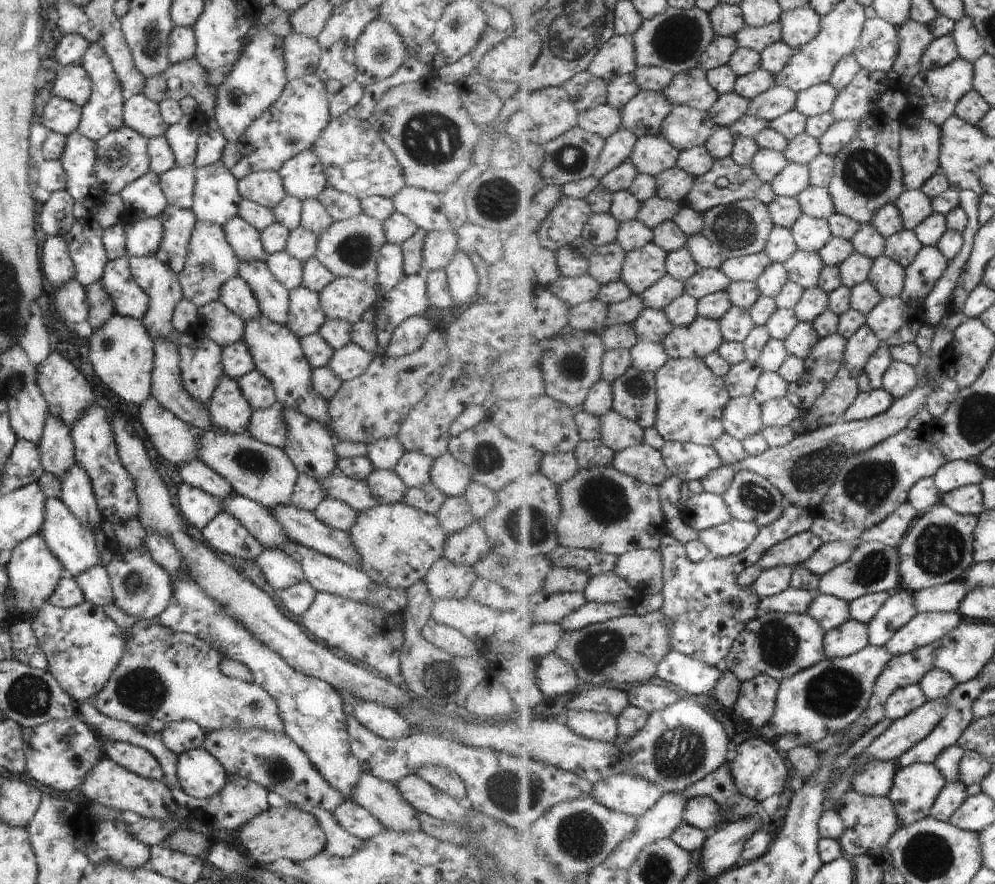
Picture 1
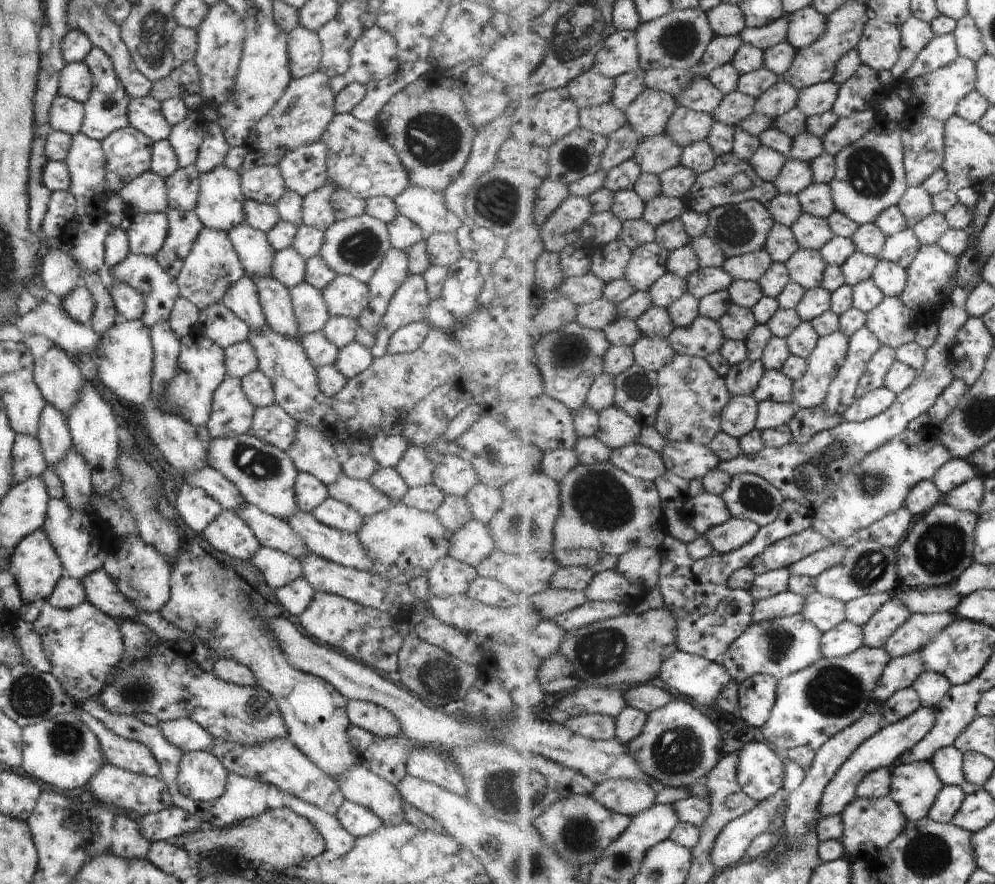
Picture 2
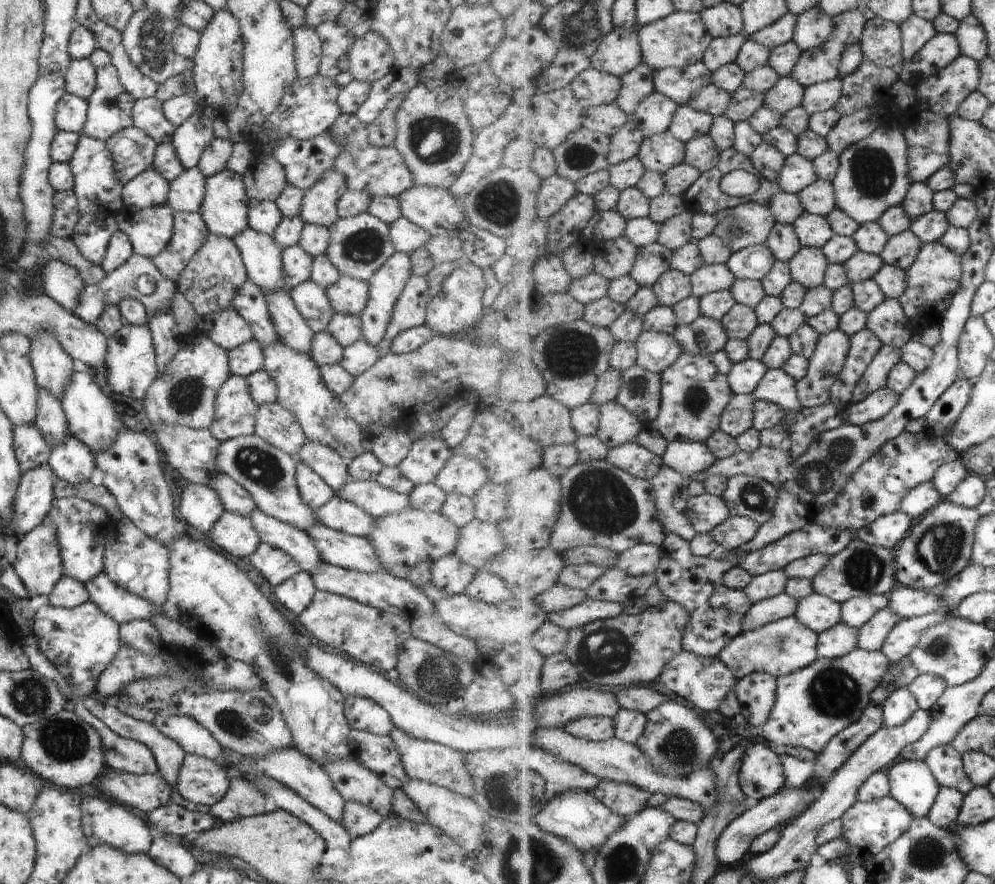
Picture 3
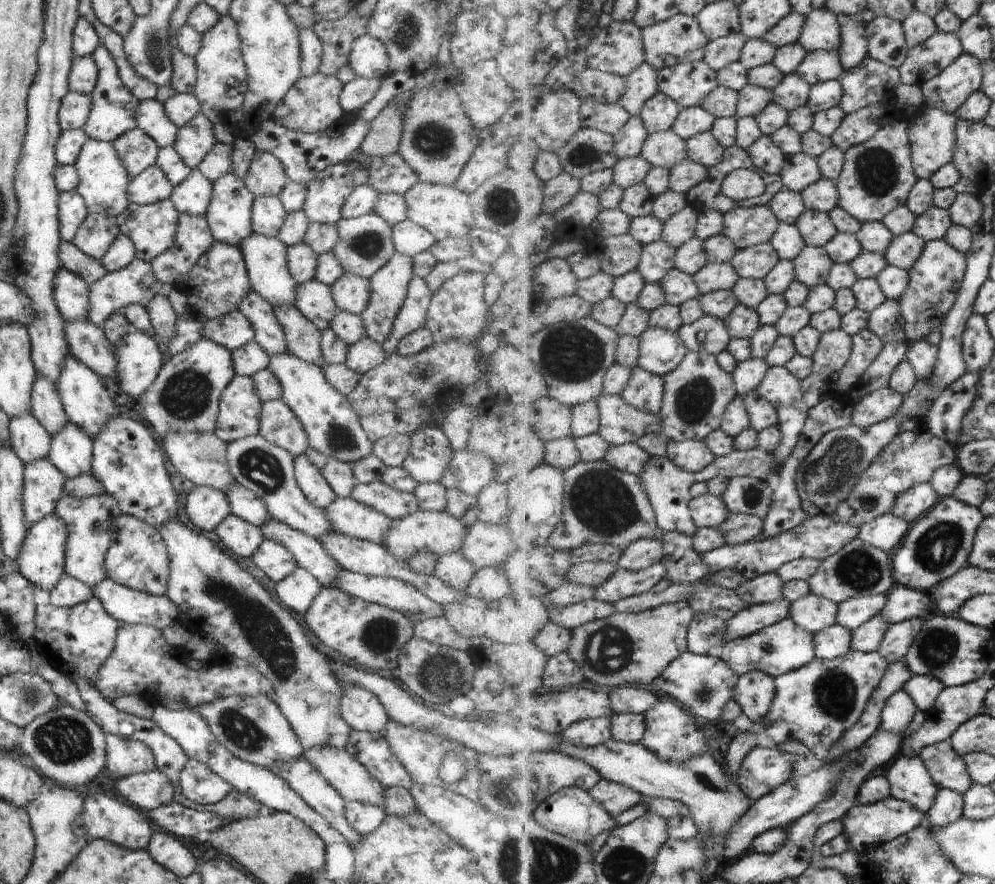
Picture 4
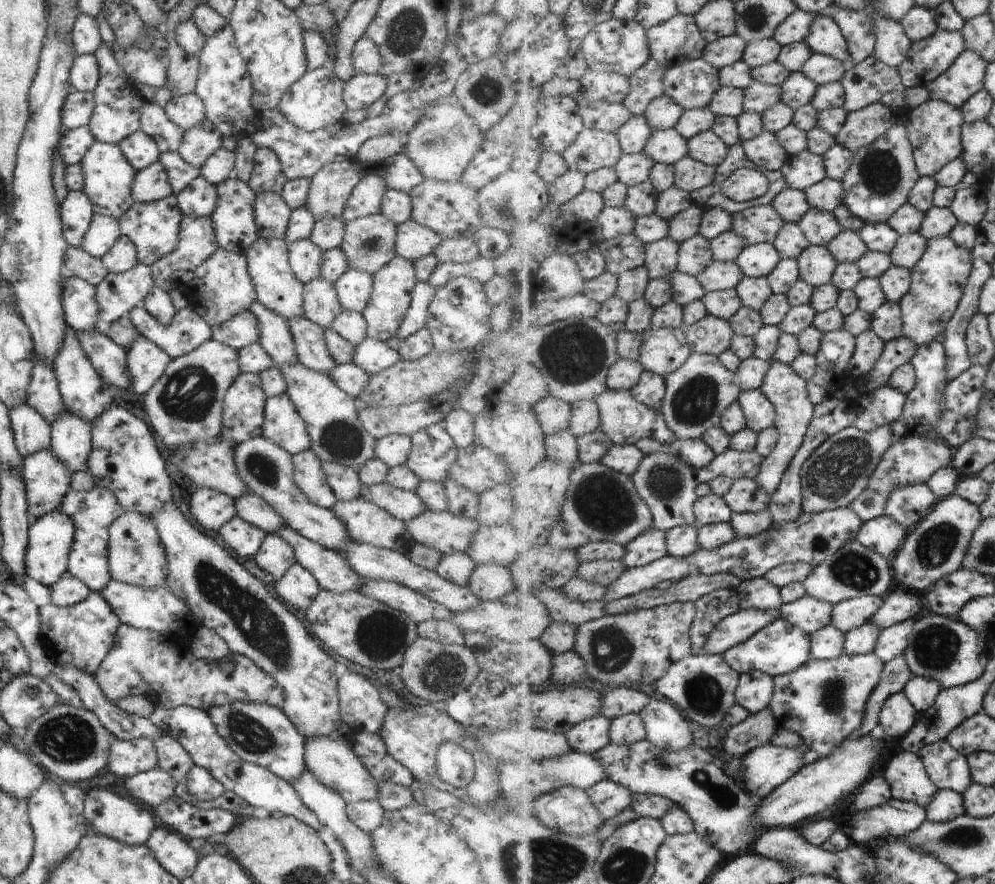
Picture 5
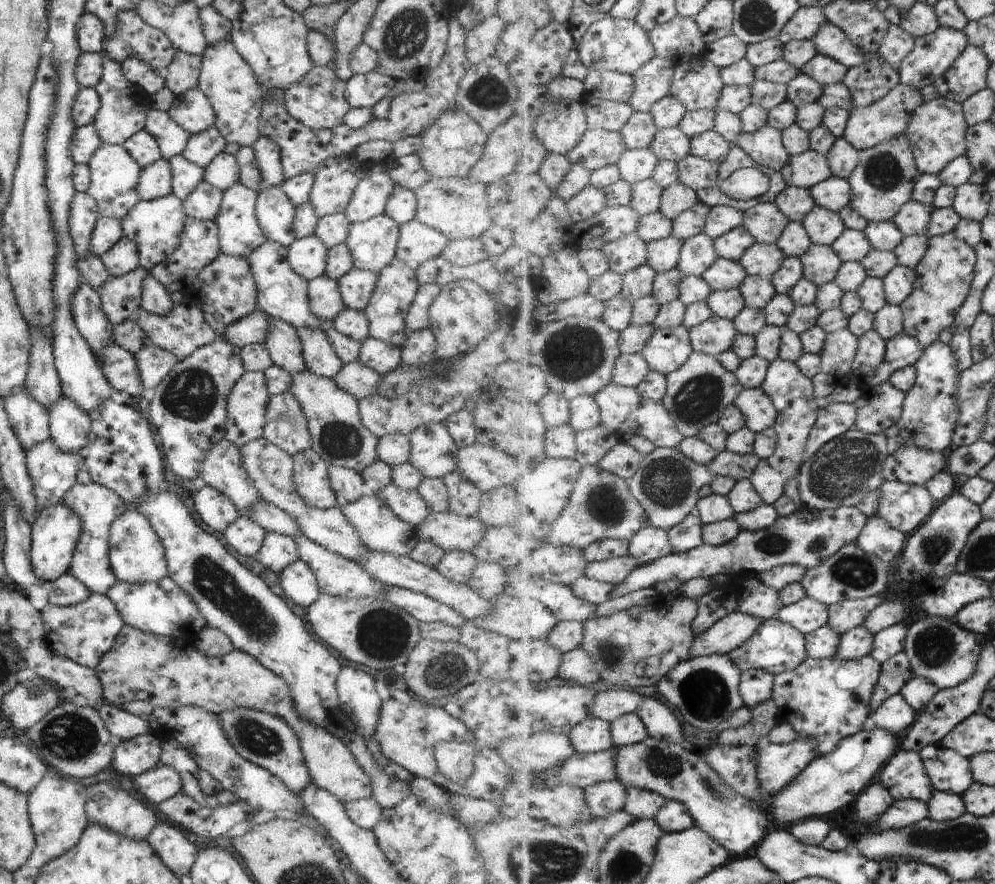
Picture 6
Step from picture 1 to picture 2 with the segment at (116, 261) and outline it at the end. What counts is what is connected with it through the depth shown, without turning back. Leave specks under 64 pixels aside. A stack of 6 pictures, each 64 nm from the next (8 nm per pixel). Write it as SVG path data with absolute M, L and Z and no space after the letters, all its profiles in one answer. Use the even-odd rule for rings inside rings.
M113 278L107 287L107 292L111 297L113 306L117 311L117 315L121 319L131 321L142 317L143 300L139 296L139 292L135 291L129 284L119 282L117 278Z

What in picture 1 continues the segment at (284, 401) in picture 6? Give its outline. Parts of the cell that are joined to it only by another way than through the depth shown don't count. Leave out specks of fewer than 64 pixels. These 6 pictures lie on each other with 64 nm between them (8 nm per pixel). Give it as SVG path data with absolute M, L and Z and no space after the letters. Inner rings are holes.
M276 404L261 410L252 409L247 434L259 442L281 449L285 444L287 433L279 406Z

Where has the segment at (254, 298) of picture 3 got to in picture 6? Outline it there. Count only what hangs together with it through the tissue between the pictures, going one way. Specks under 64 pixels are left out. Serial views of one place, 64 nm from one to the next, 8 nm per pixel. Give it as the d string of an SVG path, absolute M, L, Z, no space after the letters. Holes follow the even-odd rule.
M268 317L268 330L263 344L274 366L289 375L306 370L296 330L285 322Z

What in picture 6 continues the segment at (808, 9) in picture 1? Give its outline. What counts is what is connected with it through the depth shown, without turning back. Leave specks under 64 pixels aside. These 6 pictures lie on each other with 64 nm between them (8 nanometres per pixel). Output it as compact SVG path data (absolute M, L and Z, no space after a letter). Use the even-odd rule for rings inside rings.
M829 22L813 40L821 55L835 59L849 69L866 64L866 60L871 61L875 56L879 57L878 51L875 54L866 53L841 28Z

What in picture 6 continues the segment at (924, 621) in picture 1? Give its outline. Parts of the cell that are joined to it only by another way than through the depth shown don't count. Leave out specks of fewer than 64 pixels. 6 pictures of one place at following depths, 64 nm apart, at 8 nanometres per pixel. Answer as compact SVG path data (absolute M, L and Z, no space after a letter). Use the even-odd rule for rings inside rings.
M900 623L874 635L874 648L870 656L883 664L901 653L906 646L908 623Z

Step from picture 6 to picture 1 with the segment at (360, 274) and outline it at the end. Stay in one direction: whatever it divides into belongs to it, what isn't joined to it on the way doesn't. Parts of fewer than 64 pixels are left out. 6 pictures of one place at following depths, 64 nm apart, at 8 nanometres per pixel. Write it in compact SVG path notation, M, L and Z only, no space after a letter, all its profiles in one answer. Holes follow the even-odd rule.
M353 277L334 278L318 292L323 314L329 320L353 324L374 305L376 289Z

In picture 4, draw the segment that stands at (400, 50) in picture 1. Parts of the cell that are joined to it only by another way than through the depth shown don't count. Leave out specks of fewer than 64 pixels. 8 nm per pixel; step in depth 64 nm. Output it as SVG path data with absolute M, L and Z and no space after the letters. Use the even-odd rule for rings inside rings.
M365 33L351 42L347 55L348 65L354 76L380 79L388 73L387 55L381 42Z

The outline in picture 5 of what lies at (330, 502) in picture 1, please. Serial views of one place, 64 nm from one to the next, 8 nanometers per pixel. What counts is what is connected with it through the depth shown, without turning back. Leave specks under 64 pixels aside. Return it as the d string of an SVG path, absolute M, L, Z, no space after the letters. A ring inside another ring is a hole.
M363 498L336 500L330 509L355 542L398 552L404 552L413 544L409 542L412 538L409 538L403 521L389 516L386 510L377 508L373 502Z

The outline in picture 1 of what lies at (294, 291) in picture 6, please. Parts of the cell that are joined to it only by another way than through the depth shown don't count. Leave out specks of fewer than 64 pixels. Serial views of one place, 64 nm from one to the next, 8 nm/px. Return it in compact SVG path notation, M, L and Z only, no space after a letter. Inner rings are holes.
M235 216L235 218L227 220L221 226L221 230L239 260L245 260L245 262L263 260L265 253L259 240L259 231L247 224L245 220Z

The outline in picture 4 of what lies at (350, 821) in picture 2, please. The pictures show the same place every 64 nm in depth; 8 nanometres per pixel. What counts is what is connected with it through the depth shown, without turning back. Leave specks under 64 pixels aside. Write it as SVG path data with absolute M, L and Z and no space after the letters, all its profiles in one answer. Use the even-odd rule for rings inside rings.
M344 801L343 816L349 828L357 834L365 835L373 832L381 824L385 812L379 806L369 806L355 801Z

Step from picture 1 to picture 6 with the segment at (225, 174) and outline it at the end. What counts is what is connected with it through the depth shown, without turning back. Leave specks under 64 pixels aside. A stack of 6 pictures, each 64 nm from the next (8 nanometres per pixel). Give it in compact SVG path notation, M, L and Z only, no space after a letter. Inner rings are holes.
M236 183L222 192L222 202L217 217L212 221L217 226L218 250L223 254L239 259L246 259L266 242L264 232L256 220L256 194Z

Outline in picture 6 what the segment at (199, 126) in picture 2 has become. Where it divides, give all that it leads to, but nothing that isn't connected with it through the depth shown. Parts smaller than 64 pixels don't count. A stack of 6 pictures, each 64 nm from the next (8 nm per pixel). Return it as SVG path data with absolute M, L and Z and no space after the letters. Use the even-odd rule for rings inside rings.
M214 127L191 135L180 155L186 162L205 169L215 156L223 153L226 146L221 134Z

